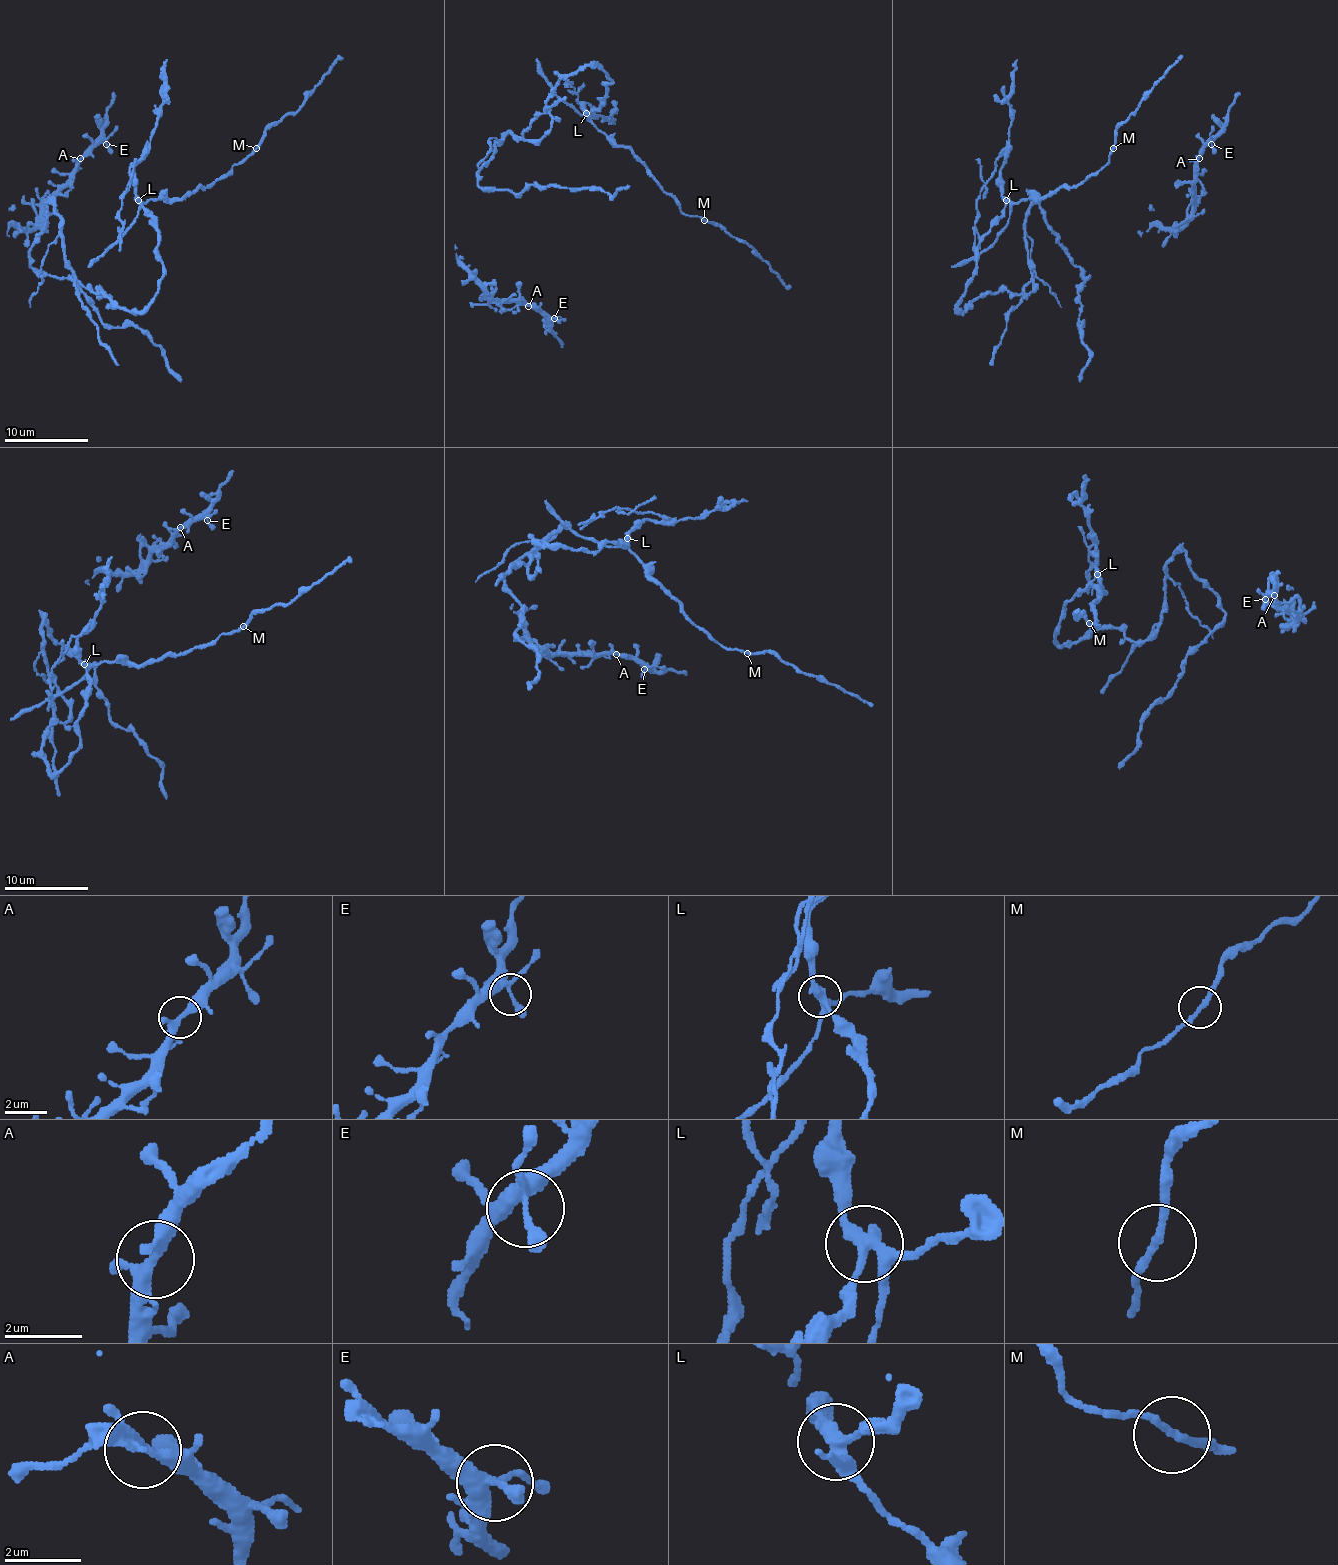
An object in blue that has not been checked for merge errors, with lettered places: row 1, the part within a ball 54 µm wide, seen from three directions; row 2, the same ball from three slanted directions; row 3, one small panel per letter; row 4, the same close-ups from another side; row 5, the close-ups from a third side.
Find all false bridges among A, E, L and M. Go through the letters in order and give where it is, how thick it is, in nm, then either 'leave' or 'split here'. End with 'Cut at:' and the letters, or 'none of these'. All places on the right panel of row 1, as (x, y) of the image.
A: at (1199, 158); 280 nm thick; leave
E: at (1211, 144); 260 nm thick; leave
L: at (1006, 200); 340 nm thick; split here
M: at (1113, 148); 190 nm thick; split here
Cut at: L, M

